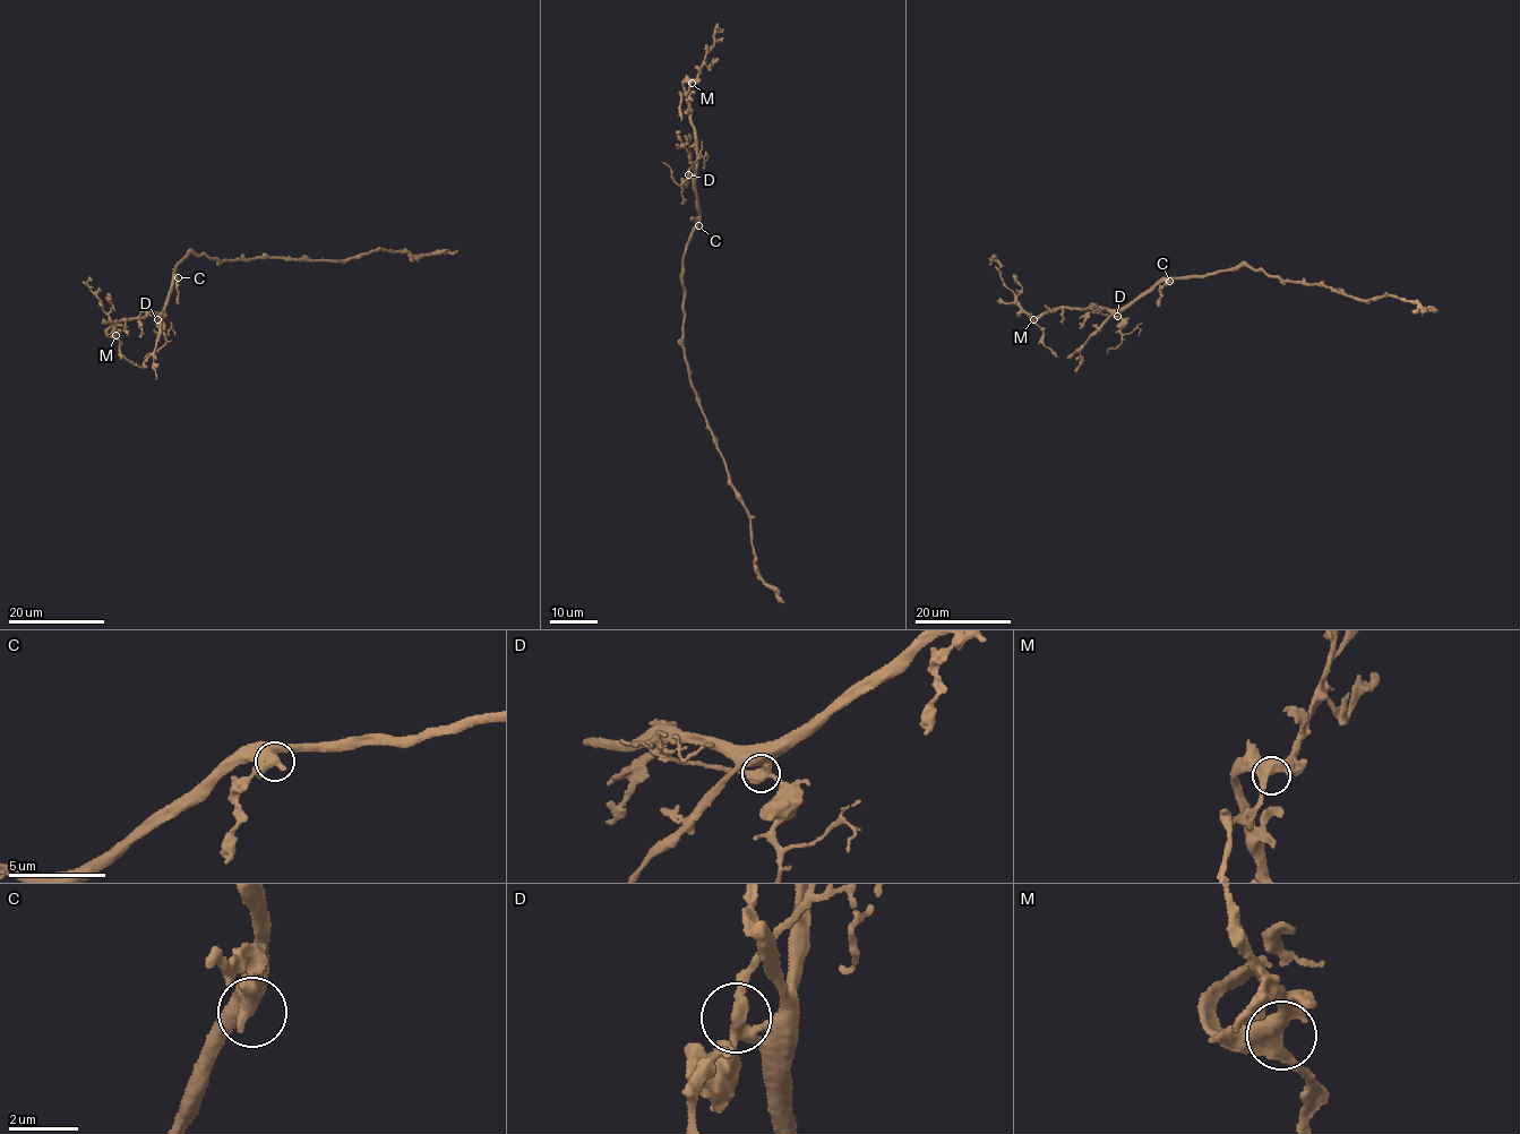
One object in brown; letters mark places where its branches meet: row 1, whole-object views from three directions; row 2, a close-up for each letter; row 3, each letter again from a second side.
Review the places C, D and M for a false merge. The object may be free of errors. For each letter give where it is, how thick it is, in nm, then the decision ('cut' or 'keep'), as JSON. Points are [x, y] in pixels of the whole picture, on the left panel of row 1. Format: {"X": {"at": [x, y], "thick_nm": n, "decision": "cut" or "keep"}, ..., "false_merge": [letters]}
{"C": {"at": [178, 277], "thick_nm": 360, "decision": "keep"}, "D": {"at": [157, 319], "thick_nm": 320, "decision": "cut"}, "M": {"at": [116, 335], "thick_nm": 400, "decision": "keep"}, "false_merge": ["D"]}

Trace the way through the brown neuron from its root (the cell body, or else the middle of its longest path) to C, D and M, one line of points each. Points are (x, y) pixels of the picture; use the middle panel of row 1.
C: (684, 295), (684, 250), (698, 225)
D: (684, 295), (684, 250), (700, 212), (696, 191), (688, 174)
M: (684, 295), (684, 250), (700, 212), (695, 188), (695, 128), (683, 85), (692, 83)

